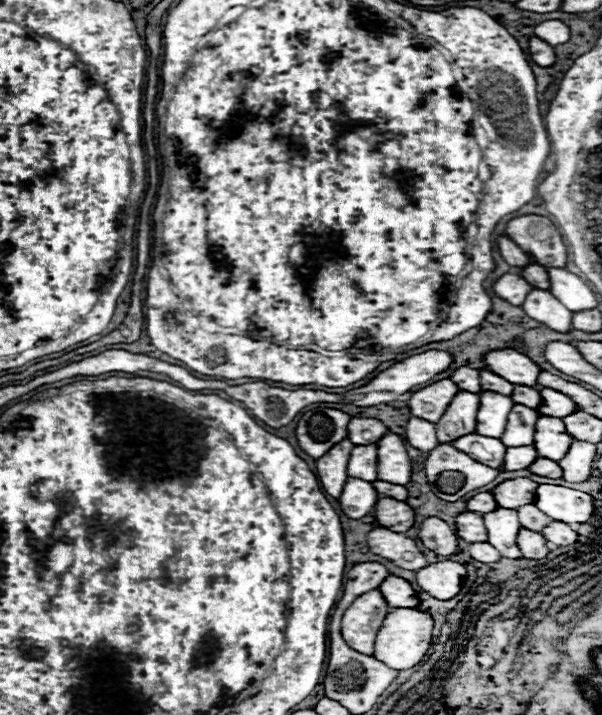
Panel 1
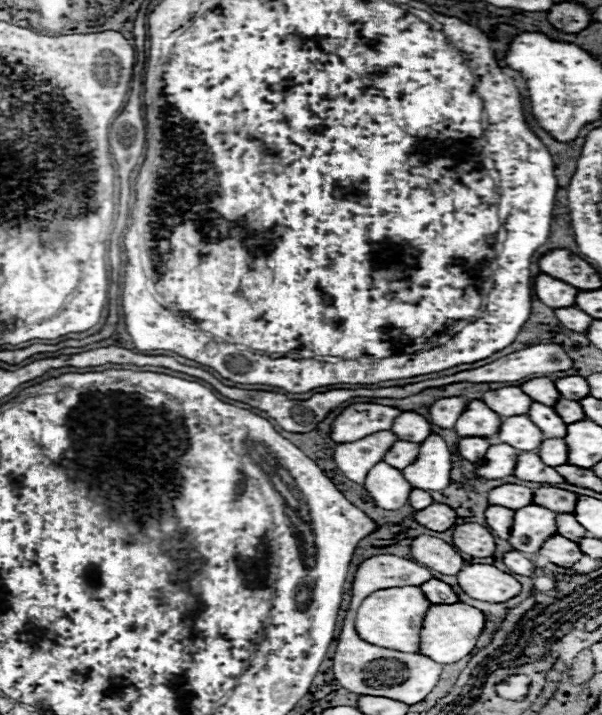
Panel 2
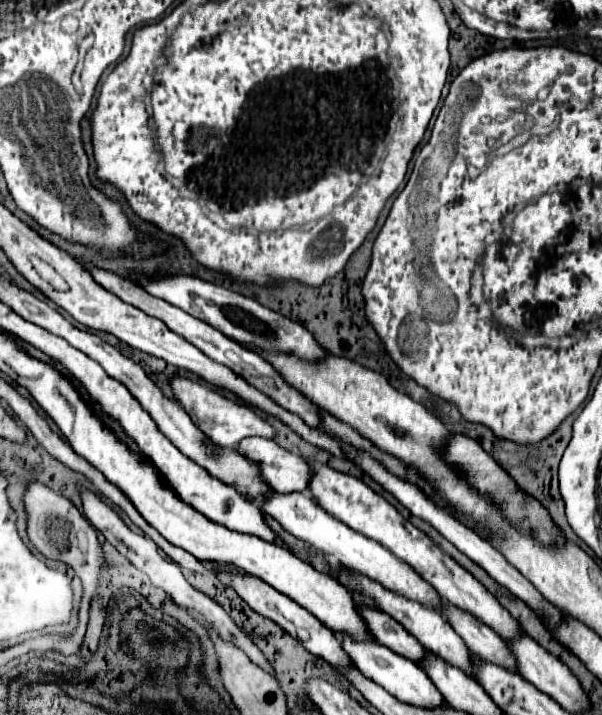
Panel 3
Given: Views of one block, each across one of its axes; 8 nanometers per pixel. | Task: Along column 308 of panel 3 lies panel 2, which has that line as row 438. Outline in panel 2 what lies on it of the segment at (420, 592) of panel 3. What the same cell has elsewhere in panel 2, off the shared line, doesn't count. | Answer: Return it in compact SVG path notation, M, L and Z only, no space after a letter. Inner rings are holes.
M528 416L502 418L502 426L500 426L496 440L506 442L516 450L532 452L532 450L538 450L538 446L544 440L544 434L542 434L542 430L538 430L538 426L534 426L534 422L530 422Z

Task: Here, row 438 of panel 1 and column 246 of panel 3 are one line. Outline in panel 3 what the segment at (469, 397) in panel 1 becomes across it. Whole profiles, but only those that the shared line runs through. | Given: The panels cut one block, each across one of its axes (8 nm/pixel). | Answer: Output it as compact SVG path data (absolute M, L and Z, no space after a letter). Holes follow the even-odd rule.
M246 438L238 444L238 450L262 464L262 476L276 492L308 492L314 474L310 460L280 448L268 438Z

